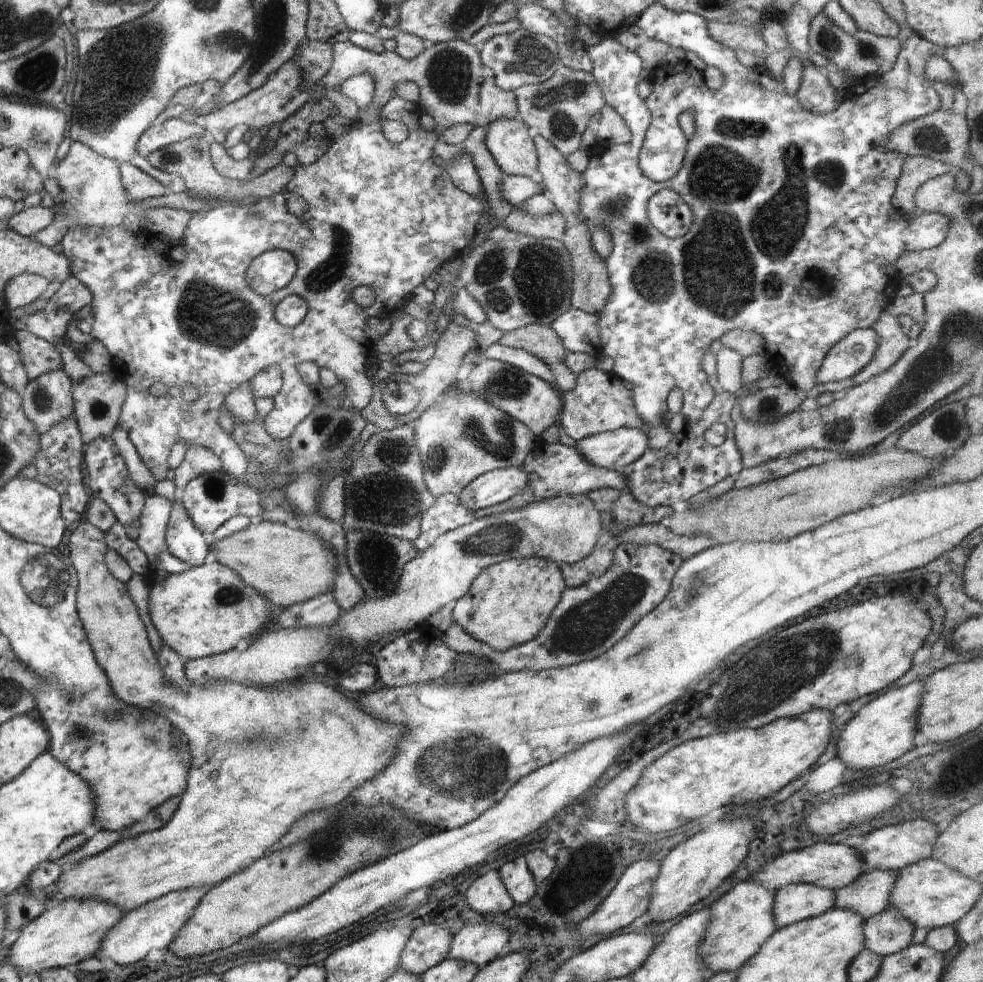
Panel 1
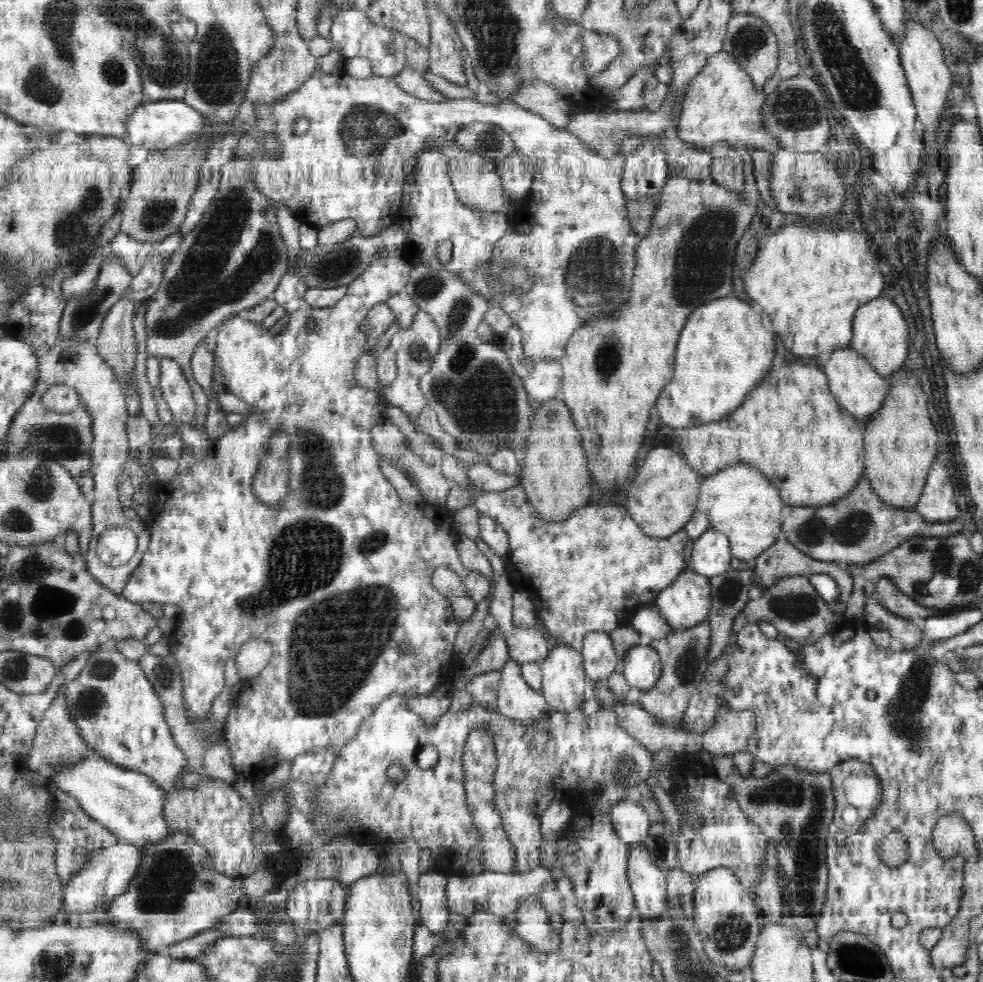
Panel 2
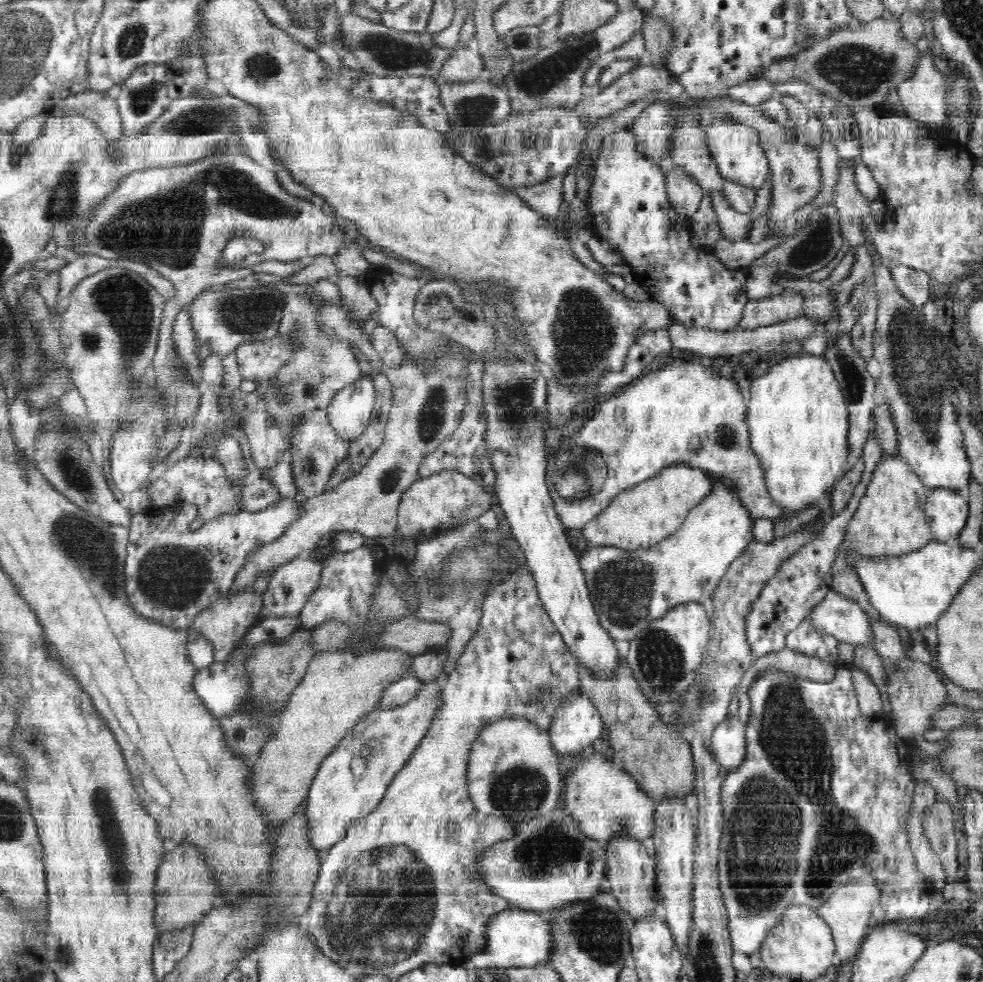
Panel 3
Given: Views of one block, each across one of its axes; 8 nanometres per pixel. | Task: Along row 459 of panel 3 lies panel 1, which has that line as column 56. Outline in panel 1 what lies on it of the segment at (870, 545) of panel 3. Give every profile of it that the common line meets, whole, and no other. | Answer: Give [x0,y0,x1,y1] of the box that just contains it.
[40,524,408,912]

